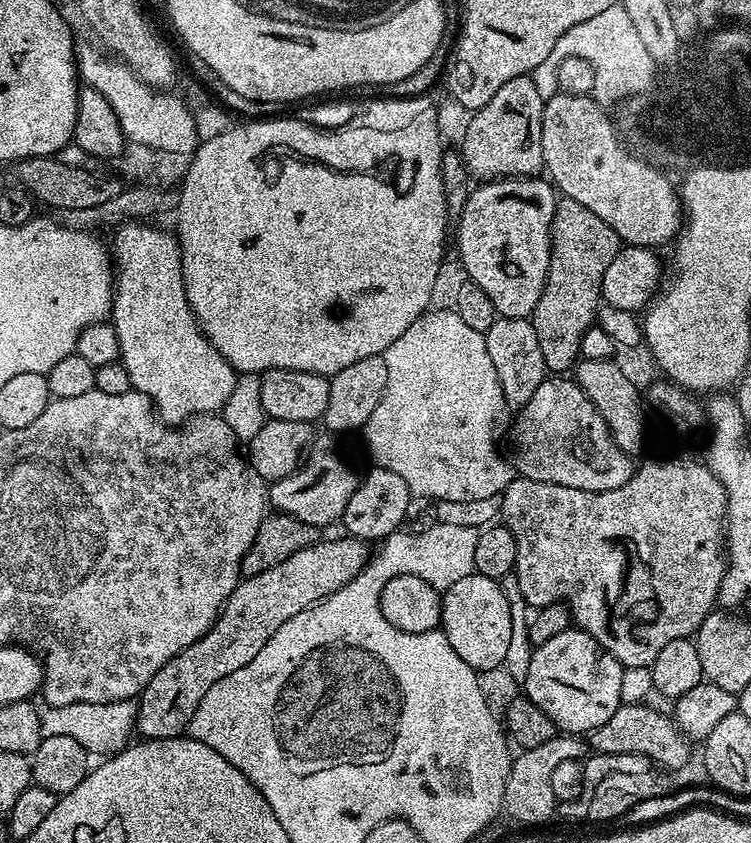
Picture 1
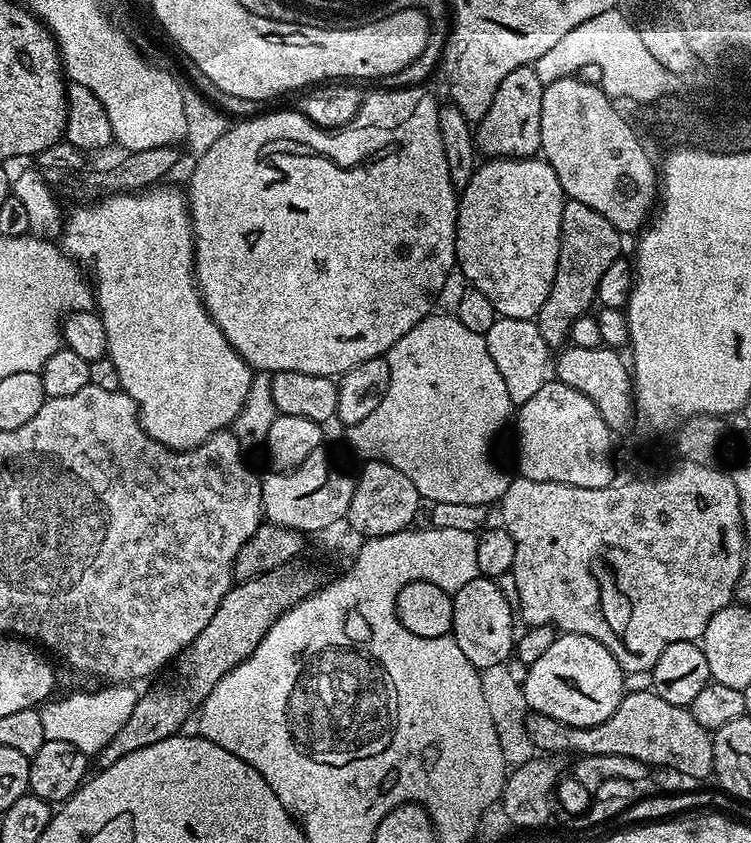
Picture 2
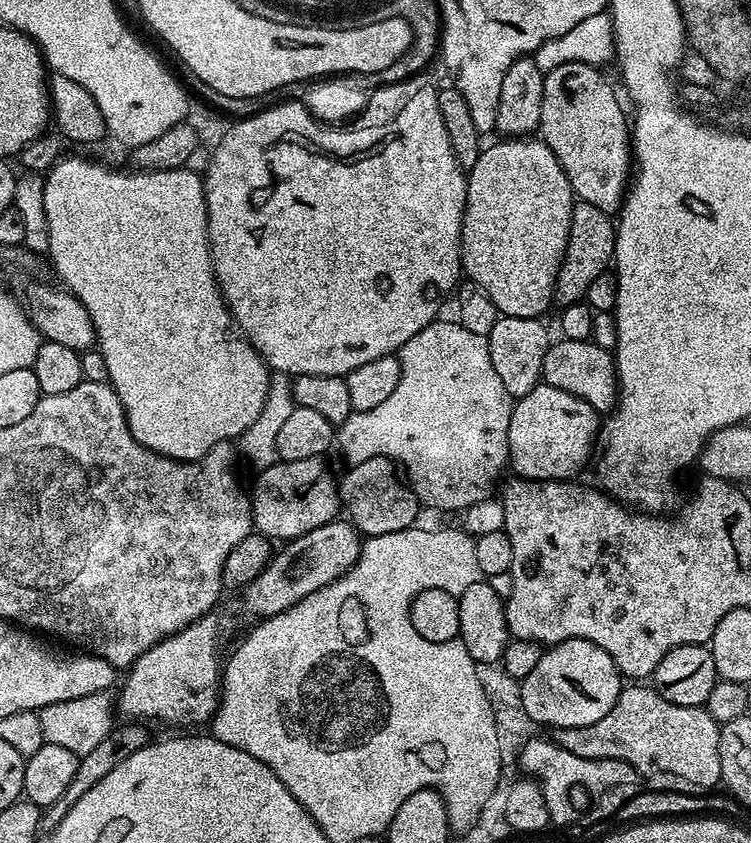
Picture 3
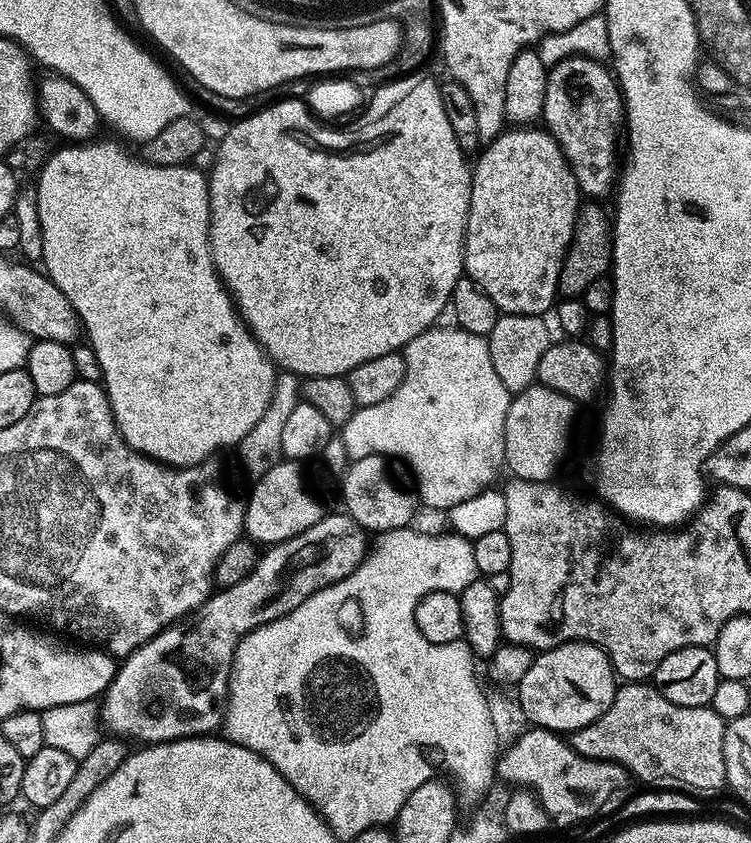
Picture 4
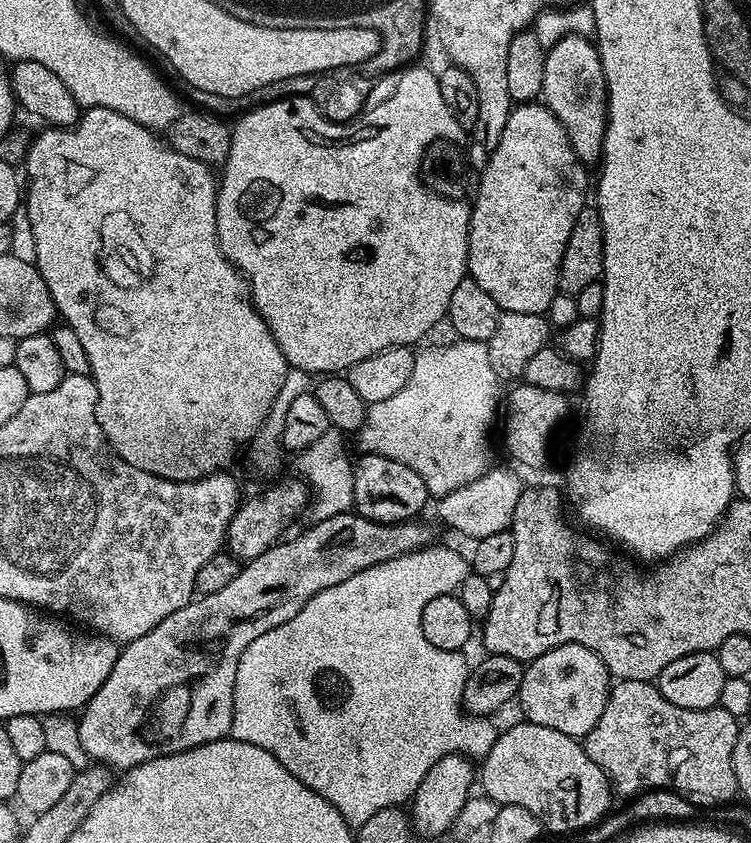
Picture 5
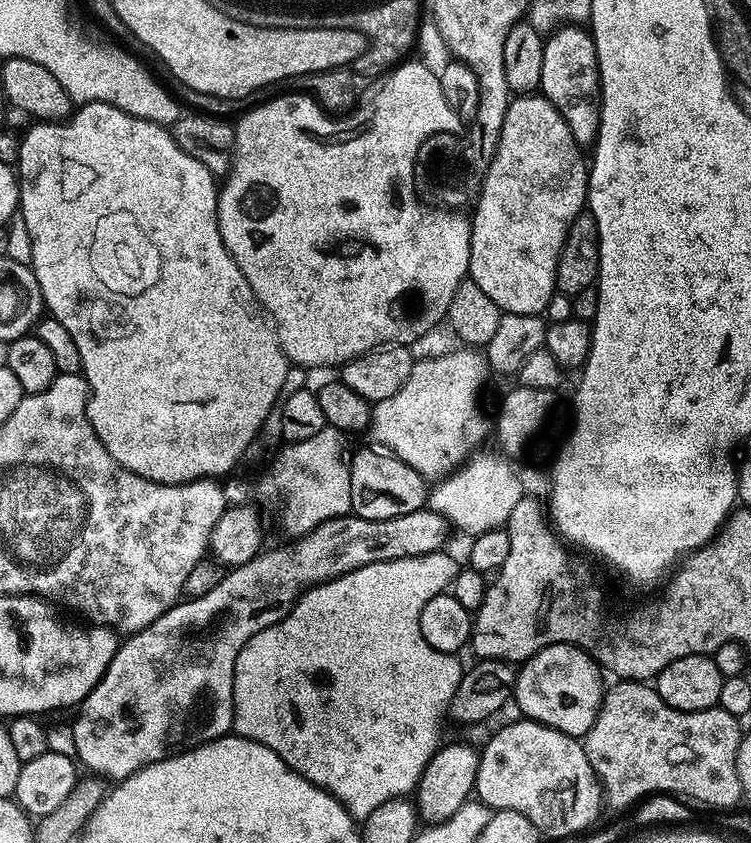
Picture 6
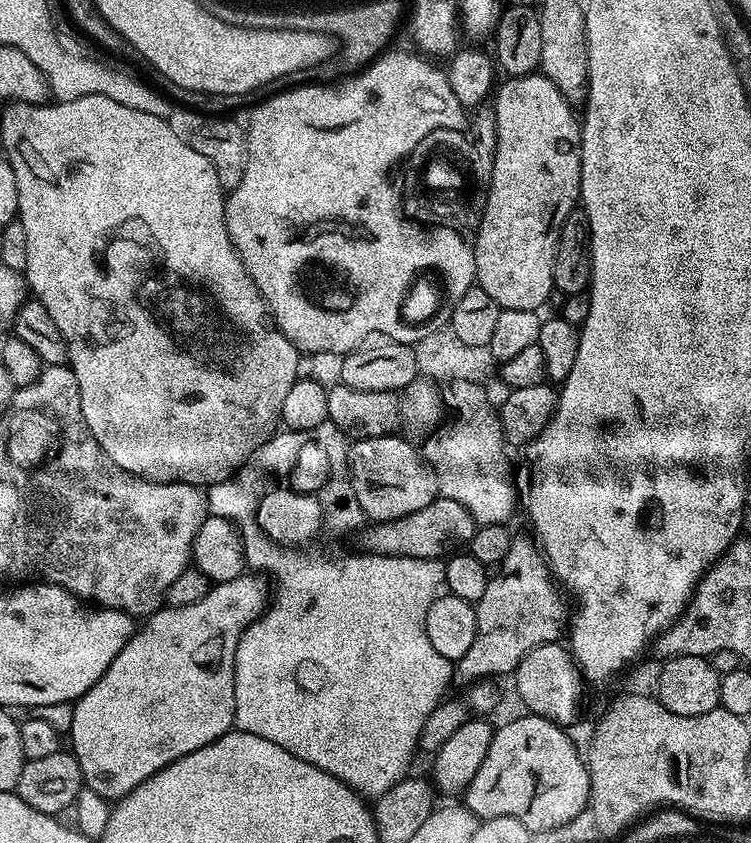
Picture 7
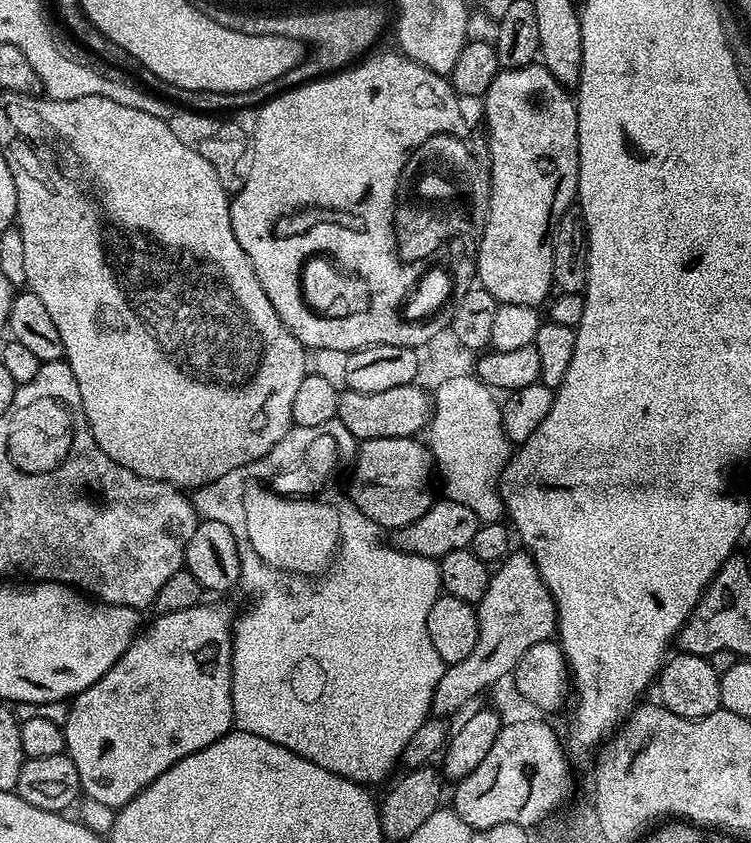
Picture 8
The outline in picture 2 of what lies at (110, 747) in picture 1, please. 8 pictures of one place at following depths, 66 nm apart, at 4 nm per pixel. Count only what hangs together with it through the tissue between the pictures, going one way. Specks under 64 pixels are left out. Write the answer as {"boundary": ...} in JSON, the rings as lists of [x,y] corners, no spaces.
{"boundary":[[[111,684],[100,686],[97,692],[72,692],[61,700],[49,699],[38,708],[45,740],[70,742],[70,746],[78,746],[78,750],[85,752],[89,758],[95,757],[102,746],[106,746],[106,742],[122,730],[126,718],[130,718],[130,710],[134,710],[137,702],[130,689],[123,684]]]}

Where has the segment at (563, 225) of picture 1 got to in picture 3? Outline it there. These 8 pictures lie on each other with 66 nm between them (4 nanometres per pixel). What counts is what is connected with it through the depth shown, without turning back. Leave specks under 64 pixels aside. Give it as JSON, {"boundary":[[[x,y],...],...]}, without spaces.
{"boundary":[[[576,202],[572,205],[570,238],[564,251],[564,261],[560,263],[556,279],[556,296],[561,305],[583,301],[590,290],[590,282],[598,274],[609,271],[616,254],[616,224],[607,212],[598,206]]]}

